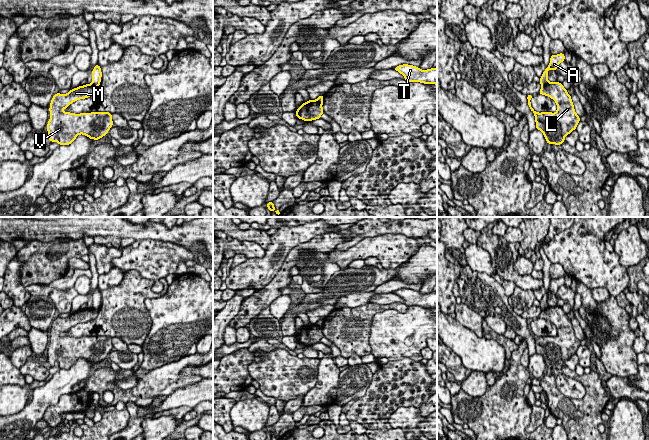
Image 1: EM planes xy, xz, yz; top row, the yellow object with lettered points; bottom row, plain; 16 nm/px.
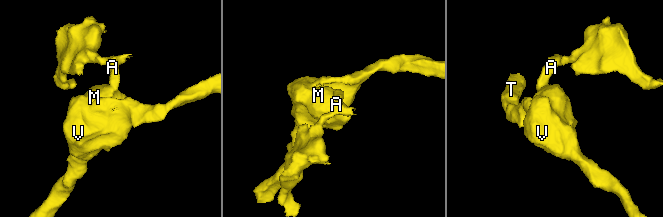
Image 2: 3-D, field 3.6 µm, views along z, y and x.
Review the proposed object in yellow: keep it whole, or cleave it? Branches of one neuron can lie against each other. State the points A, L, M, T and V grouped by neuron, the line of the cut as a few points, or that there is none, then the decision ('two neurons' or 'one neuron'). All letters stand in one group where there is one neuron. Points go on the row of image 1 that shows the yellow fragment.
A / L M T V | yz (549, 82), (542, 86) | two neurons

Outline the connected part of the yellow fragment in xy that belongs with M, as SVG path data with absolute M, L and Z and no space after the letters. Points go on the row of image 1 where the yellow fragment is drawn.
M86 84L71 89L67 94L54 94L50 103L50 120L47 124L49 140L59 145L70 145L79 134L98 140L108 134L113 126L112 114L109 112L92 112L74 114L62 110L76 100L95 95L96 87Z

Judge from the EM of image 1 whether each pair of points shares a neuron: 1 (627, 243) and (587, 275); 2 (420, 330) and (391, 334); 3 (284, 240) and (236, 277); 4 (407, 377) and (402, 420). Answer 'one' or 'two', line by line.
1: two
2: one
3: one
4: two

